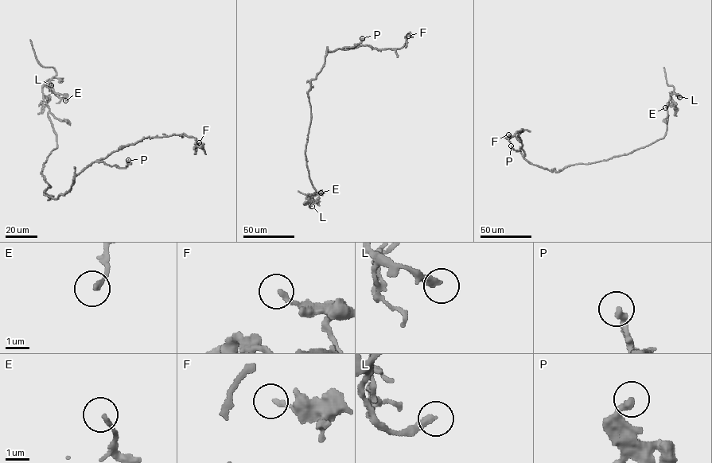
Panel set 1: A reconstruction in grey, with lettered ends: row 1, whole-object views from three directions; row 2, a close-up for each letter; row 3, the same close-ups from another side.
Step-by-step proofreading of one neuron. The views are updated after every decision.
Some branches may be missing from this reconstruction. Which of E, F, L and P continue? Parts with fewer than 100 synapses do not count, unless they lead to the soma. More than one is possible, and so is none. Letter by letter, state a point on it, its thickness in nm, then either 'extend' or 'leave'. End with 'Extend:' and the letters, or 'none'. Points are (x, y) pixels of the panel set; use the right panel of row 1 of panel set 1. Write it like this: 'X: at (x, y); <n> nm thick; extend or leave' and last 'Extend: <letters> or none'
E: at (665, 107); 180 nm thick; leave
F: at (508, 134); 200 nm thick; leave
L: at (679, 97); 320 nm thick; leave
P: at (511, 145); 300 nm thick; leave
Extend: none

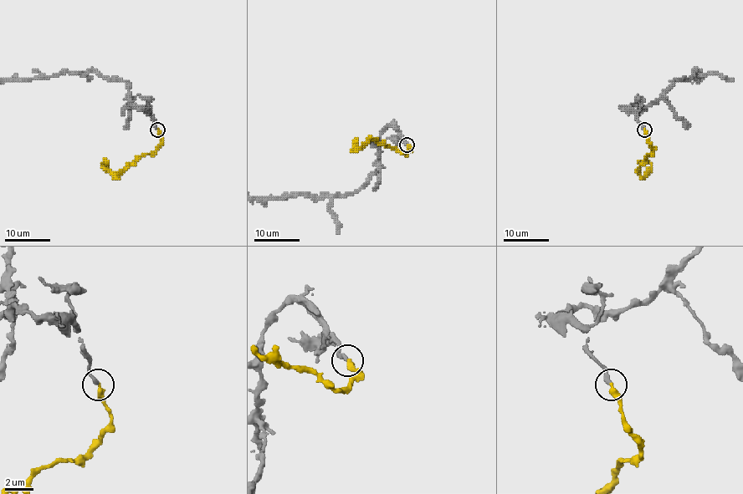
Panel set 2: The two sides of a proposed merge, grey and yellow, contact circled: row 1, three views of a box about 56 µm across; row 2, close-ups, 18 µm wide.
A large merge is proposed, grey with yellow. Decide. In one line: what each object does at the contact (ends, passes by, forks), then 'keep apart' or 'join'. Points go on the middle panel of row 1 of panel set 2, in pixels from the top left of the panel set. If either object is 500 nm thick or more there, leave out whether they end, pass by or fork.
grey ends | yellow ends | join

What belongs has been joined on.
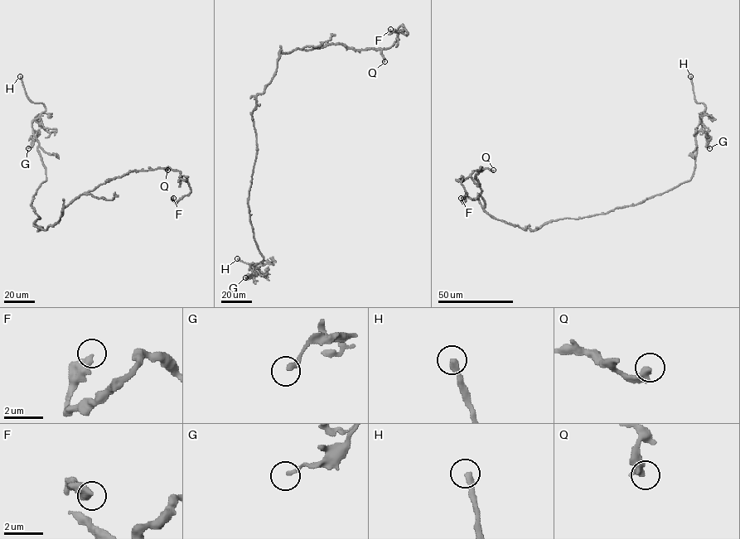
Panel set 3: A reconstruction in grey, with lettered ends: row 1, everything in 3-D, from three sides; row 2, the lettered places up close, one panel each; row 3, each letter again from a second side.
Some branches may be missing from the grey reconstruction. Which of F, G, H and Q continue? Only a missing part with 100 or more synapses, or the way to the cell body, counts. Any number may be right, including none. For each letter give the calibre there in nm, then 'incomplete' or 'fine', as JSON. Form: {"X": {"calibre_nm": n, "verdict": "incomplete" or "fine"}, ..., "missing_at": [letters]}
{"F": {"calibre_nm": 440, "verdict": "fine"}, "G": {"calibre_nm": 190, "verdict": "fine"}, "H": {"calibre_nm": 320, "verdict": "incomplete"}, "Q": {"calibre_nm": 440, "verdict": "fine"}, "missing_at": ["H"]}

